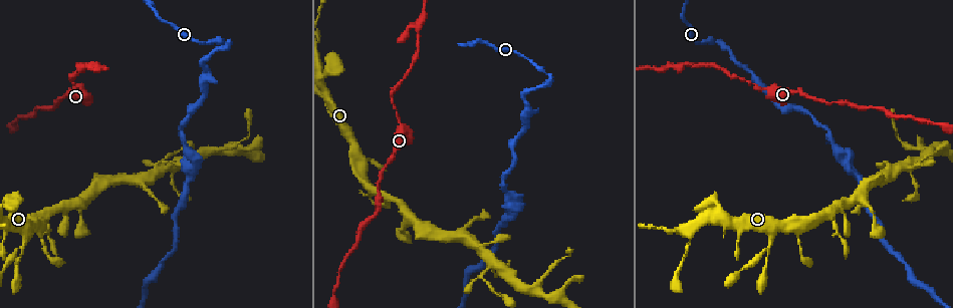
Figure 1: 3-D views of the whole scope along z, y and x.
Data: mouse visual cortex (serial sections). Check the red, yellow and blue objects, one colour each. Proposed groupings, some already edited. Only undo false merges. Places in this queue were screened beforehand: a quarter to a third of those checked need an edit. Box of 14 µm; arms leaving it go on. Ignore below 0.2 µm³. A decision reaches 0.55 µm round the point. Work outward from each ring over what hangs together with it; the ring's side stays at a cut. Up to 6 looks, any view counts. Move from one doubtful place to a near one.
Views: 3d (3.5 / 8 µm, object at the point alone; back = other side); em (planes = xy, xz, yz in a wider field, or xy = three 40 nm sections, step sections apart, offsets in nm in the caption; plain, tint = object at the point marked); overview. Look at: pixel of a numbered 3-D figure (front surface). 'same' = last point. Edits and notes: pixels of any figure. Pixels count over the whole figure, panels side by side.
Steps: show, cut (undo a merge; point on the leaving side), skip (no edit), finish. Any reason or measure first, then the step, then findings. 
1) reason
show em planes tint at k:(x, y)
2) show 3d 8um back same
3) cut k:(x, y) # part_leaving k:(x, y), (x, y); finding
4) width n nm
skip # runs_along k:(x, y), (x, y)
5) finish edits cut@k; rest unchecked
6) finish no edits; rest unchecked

abrupt turn
show 3d 3.5um at 1:(229, 41)

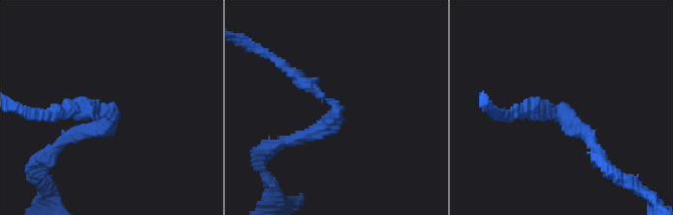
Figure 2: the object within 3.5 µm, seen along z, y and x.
show em xy step 1 tint at 2:(335, 107)

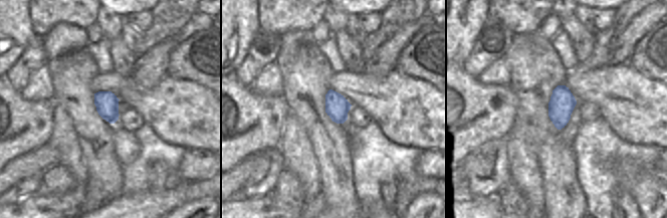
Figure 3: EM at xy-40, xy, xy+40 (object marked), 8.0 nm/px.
cut 2:(86, 129) # part_leaving 2:(101, 108), (104, 127), (52, 151); two cells meet here

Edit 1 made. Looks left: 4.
sharp bend
show 3d 3.5um at 1:(770, 244)

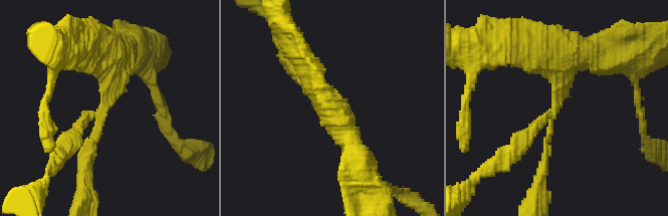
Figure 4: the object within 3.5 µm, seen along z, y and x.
show em xy step 3 tint at 4:(112, 100)

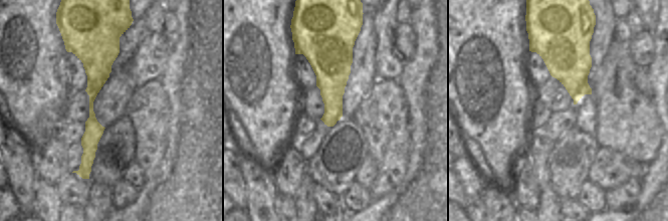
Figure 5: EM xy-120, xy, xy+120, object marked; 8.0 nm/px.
width 220 nm
skip # runs_along 4:(92, 52), (105, 52), (112, 101), (71, 139); all the same cell

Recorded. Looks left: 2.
sharp bend
show 3d 3.5um at 1:(712, 202)

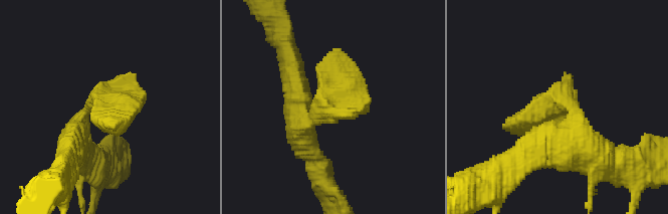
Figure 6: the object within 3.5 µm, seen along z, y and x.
now the EM
show em xy step 1 tint at 6:(331, 107)

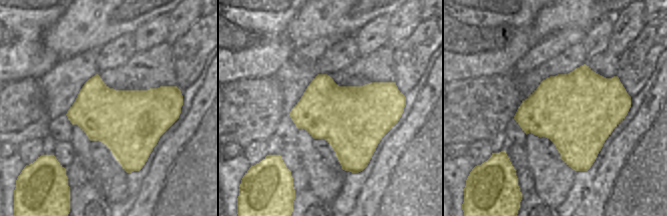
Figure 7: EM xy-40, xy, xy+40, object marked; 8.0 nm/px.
skip # runs_along 6:(302, 135), (343, 95), (334, 52); continuous, no second cell

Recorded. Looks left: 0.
finish edits cut@2; rest unchecked

